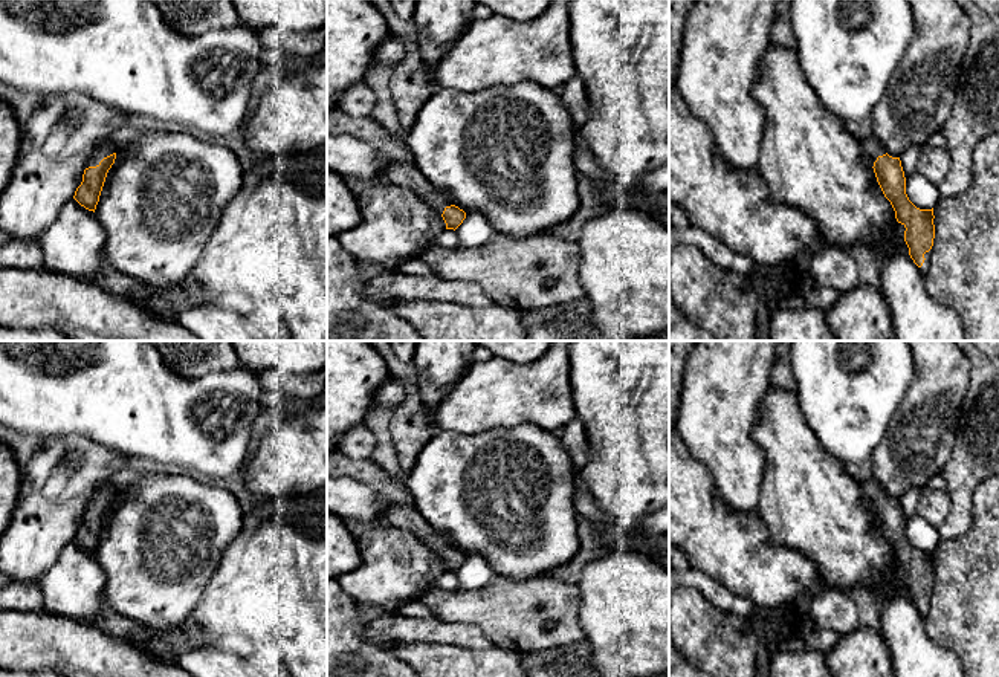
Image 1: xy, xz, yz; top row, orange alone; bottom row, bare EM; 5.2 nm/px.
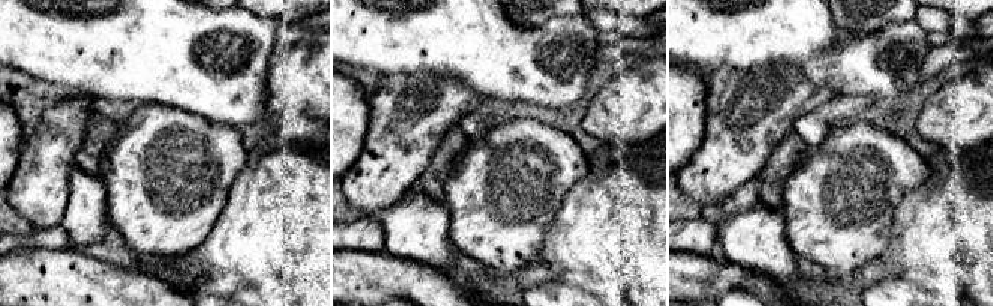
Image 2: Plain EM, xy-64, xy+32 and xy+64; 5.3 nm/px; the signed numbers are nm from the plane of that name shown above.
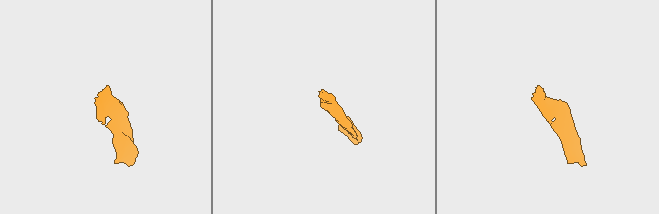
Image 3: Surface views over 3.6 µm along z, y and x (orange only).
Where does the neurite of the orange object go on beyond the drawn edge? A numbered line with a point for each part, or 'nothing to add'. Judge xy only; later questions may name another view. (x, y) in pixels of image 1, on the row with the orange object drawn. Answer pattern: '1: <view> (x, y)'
1: xy (107, 147)

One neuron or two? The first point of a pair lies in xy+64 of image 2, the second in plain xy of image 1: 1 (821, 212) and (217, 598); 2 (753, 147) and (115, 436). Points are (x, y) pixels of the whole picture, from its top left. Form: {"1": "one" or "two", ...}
{"1": "two", "2": "two"}

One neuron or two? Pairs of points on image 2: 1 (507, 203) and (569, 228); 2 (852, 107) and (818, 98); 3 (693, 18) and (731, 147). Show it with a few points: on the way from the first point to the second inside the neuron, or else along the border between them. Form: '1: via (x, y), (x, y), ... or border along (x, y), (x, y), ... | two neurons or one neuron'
1: border along (569, 189), (537, 252) | two neurons
2: border along (833, 95), (797, 120) | two neurons
3: border along (708, 71), (719, 68), (746, 71) | two neurons

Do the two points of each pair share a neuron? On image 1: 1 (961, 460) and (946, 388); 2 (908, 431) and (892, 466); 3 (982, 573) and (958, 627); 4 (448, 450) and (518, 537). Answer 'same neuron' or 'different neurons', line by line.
1: different neurons
2: same neuron
3: same neuron
4: same neuron

